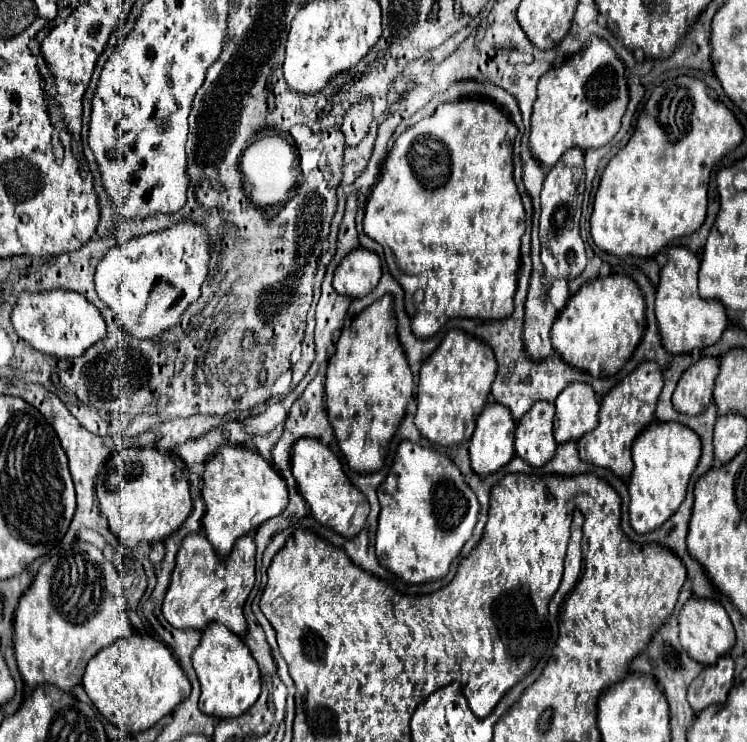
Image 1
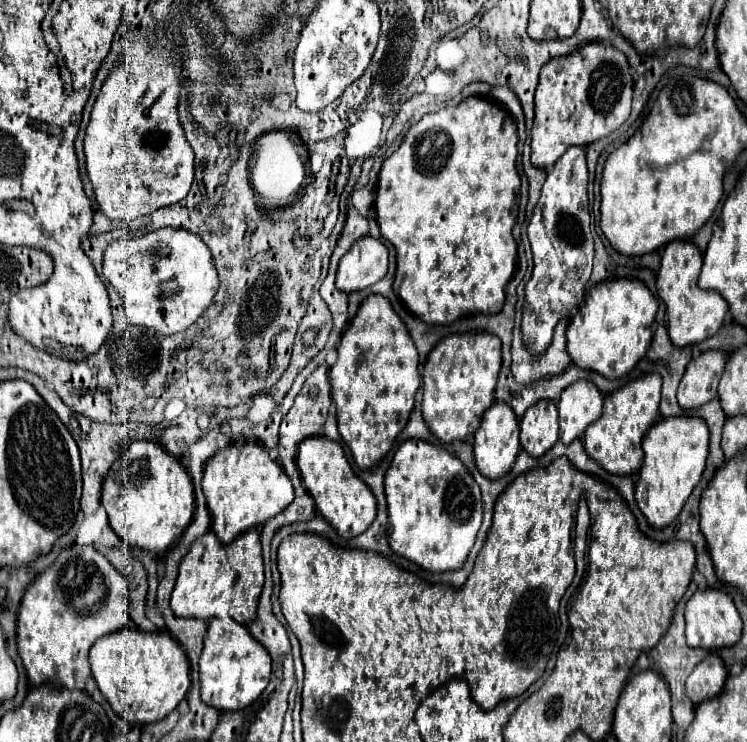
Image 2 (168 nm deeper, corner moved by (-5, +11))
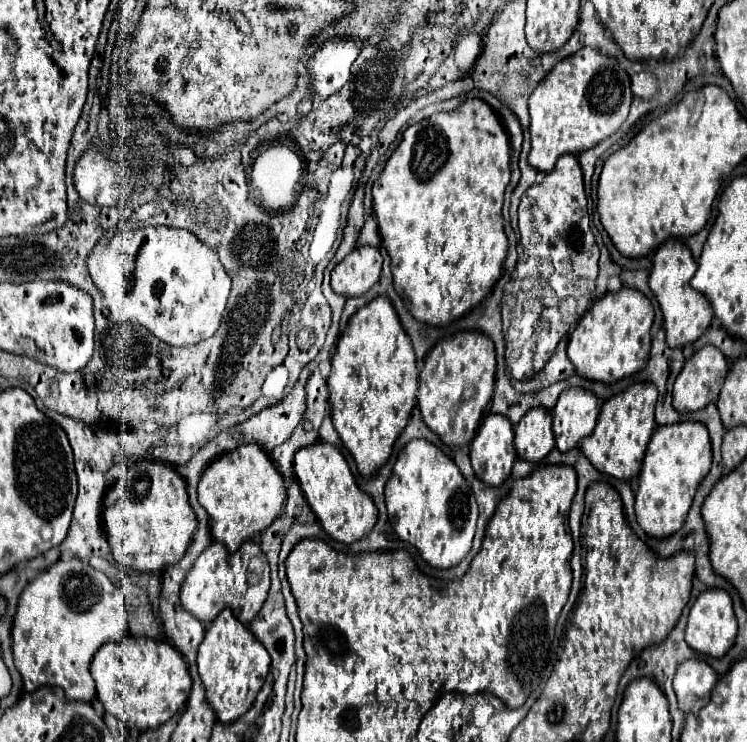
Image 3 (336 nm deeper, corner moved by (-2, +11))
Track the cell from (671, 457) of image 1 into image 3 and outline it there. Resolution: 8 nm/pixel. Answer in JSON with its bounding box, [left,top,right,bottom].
[635,421,711,539]

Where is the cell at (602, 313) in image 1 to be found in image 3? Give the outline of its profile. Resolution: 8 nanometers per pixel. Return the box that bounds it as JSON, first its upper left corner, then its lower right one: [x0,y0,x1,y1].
[567,287,653,385]

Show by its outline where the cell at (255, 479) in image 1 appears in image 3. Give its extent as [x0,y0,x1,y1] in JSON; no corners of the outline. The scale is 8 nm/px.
[197,445,287,553]

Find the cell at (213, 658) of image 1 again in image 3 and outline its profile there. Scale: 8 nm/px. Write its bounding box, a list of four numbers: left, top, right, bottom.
[197,611,271,723]

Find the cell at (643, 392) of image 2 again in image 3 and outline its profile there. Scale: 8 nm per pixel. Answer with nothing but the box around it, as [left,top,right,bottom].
[579,383,657,481]

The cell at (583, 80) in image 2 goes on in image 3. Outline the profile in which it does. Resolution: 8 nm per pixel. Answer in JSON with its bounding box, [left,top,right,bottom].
[529,47,631,173]

